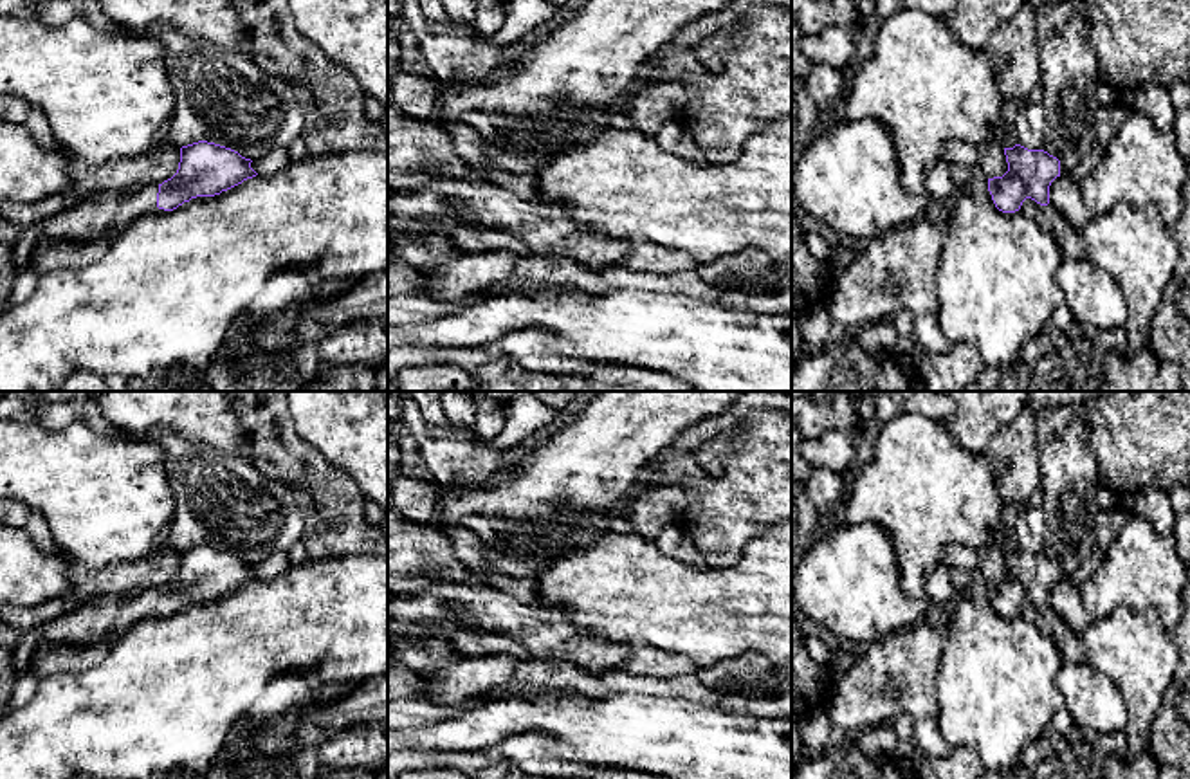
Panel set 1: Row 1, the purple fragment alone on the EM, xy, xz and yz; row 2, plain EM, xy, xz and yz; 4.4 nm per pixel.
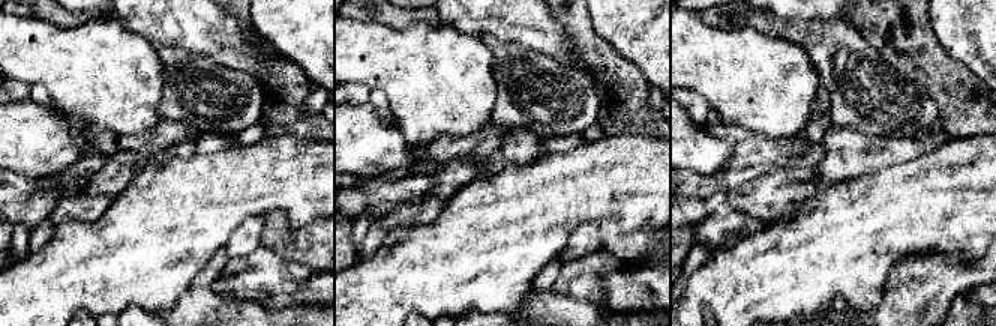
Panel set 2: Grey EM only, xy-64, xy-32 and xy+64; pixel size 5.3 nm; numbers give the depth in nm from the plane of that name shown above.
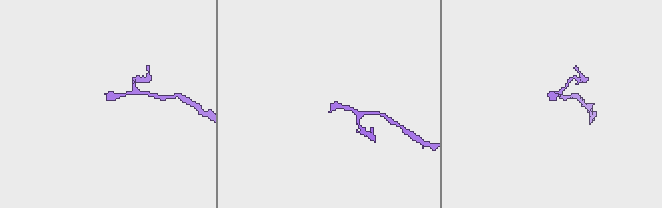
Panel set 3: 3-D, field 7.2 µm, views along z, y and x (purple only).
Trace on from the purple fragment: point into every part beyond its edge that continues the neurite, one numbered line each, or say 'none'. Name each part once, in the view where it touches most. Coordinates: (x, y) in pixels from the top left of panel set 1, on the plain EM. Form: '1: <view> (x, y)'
1: xy (137, 606)

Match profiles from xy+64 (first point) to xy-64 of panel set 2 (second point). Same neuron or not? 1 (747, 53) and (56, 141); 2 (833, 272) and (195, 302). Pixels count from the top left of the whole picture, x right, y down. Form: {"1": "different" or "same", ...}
{"1": "different", "2": "different"}

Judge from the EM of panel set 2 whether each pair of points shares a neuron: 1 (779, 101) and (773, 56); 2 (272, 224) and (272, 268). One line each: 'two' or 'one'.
1: one
2: two

